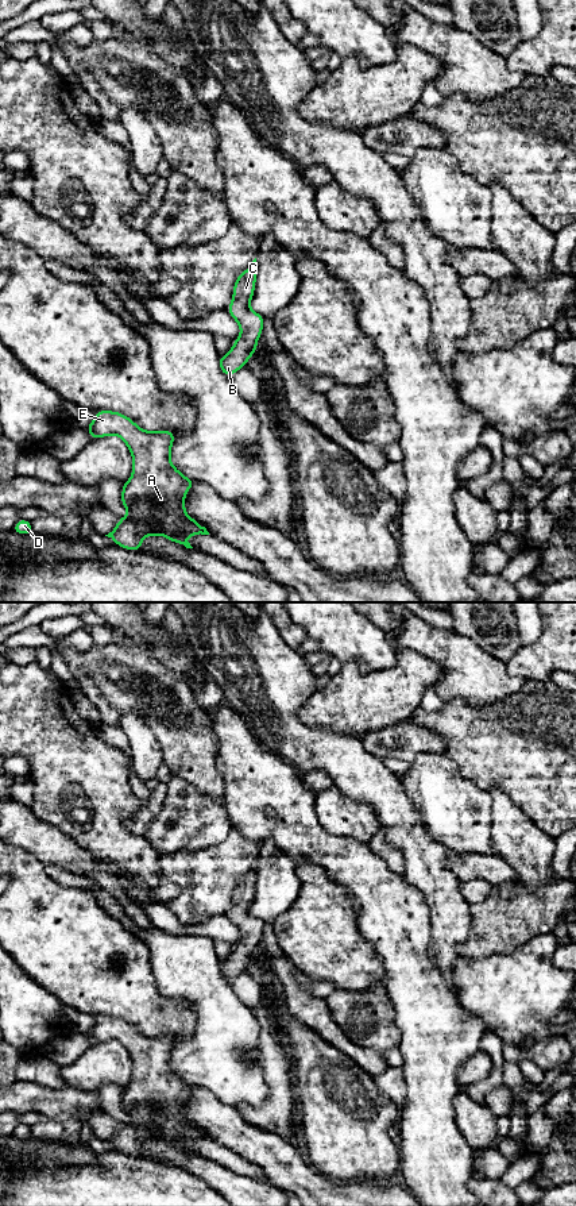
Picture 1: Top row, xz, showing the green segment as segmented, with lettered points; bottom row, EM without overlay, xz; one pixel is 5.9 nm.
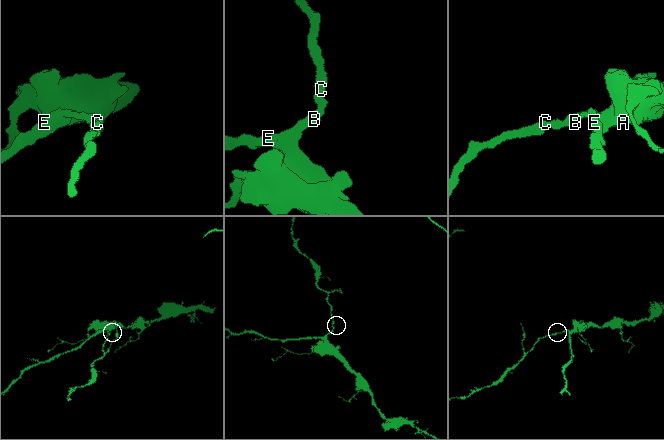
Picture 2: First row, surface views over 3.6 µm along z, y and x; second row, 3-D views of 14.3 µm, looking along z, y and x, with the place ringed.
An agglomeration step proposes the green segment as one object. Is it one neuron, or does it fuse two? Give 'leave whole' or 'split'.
leave whole

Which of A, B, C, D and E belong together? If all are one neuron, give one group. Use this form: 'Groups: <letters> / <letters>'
Groups: A B C D E

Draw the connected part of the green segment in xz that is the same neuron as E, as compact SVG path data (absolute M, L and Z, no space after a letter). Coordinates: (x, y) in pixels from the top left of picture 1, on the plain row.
M101 1014L86 1034L92 1045L119 1040L134 1063L134 1083L124 1087L121 1097L121 1107L131 1121L119 1122L116 1133L105 1141L121 1153L139 1156L142 1144L148 1140L166 1141L186 1153L193 1153L186 1140L209 1140L183 1116L183 1101L196 1086L183 1082L170 1068L173 1036L148 1037L123 1018Z

